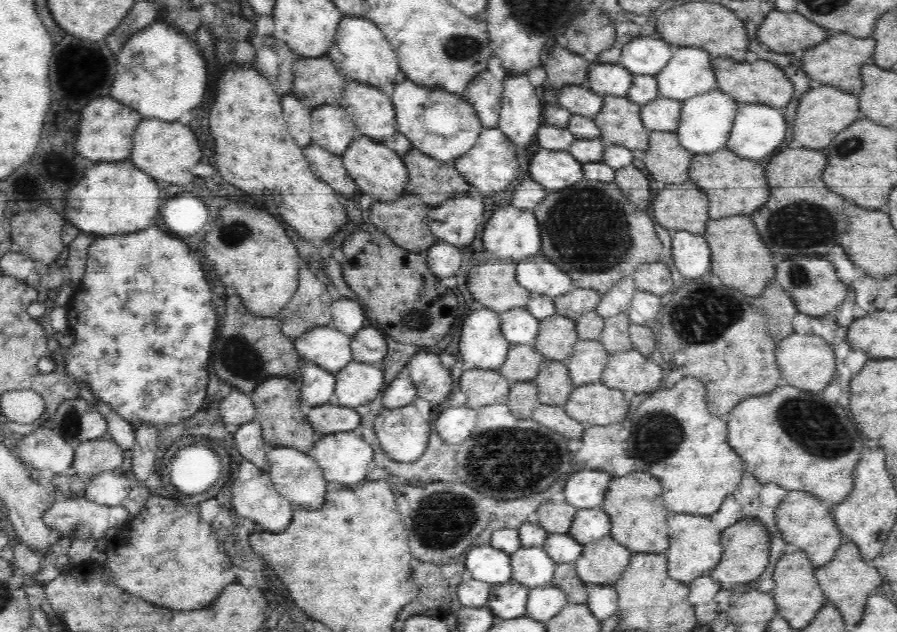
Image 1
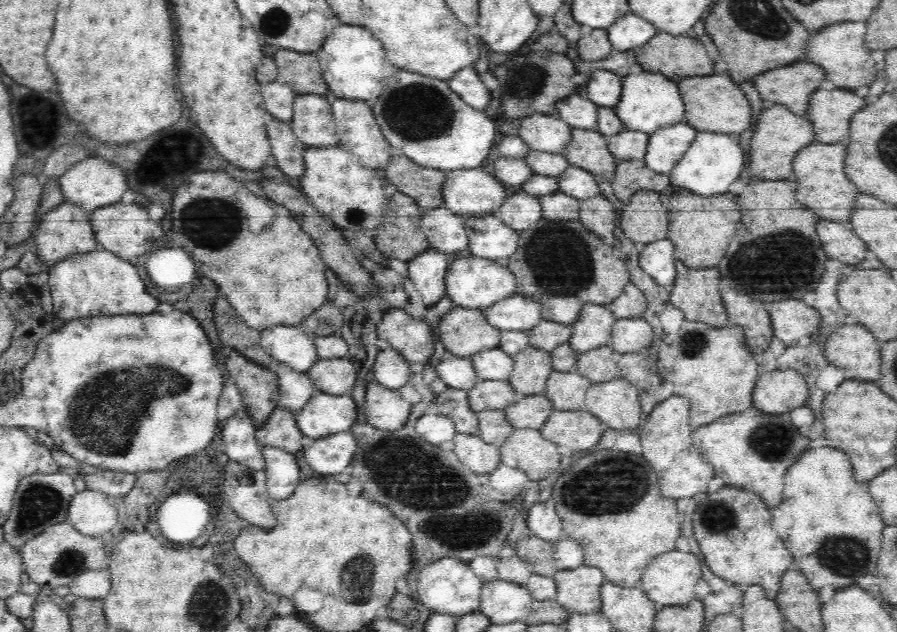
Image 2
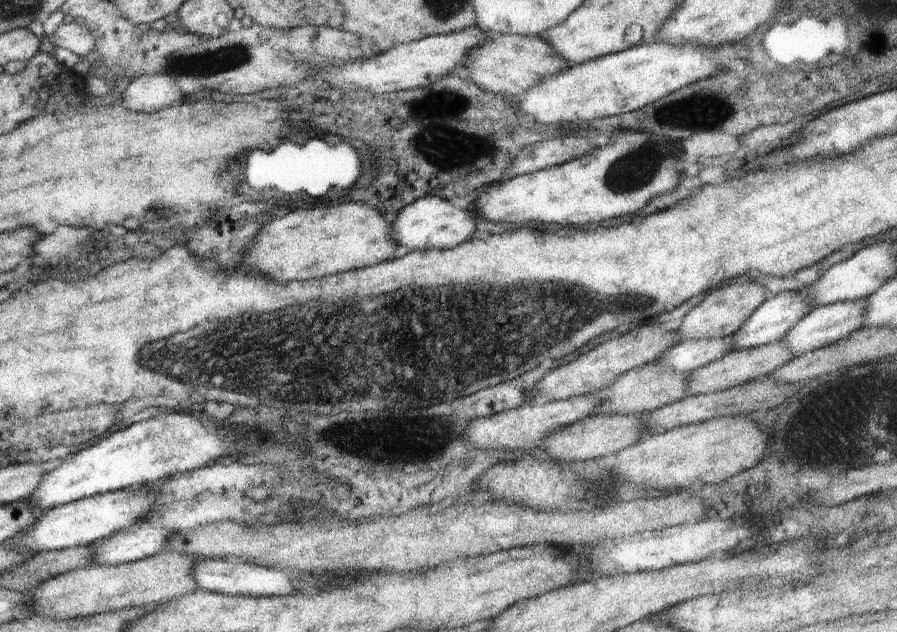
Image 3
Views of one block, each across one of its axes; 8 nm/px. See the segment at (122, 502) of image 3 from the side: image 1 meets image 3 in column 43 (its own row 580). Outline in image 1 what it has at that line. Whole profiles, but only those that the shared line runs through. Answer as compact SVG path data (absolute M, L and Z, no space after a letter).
M520 547L511 553L511 580L528 588L550 585L556 562L544 551L543 547Z

